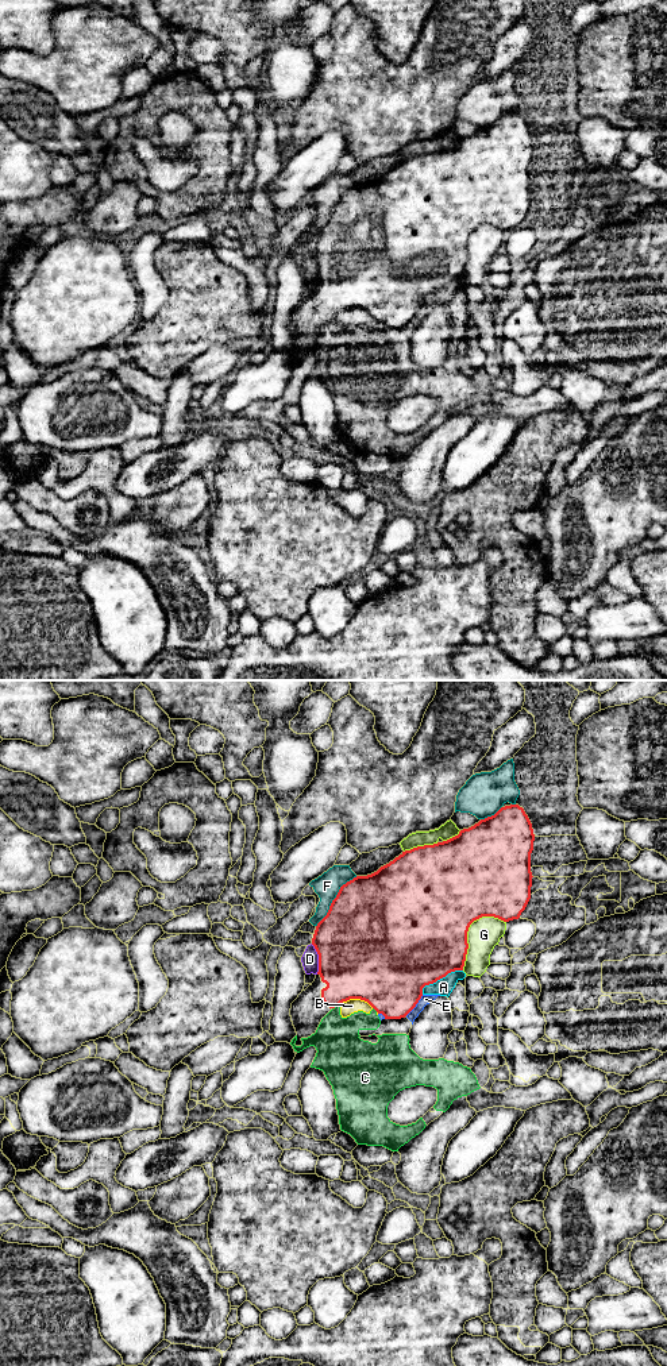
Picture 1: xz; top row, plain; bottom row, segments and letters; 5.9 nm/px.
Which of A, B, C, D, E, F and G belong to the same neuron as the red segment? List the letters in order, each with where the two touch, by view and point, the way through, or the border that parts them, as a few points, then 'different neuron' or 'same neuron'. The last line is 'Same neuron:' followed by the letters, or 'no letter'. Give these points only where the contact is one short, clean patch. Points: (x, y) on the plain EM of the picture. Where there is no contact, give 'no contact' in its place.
A: meets red in xz at (439, 288); different neuron
B: meets red in xz at (357, 307); different neuron
C: meets red in xz at (335, 315); different neuron
D: meets red in xz at (319, 267); border along xz (311, 253), (317, 263), (317, 282); different neuron
E: meets red in xz at (415, 315); different neuron
F: meets red in xz at (334, 208); different neuron
G: meets red in xz at (467, 239); different neuron
Same neuron: no letter

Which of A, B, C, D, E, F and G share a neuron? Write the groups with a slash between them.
A B C D E / F / G

